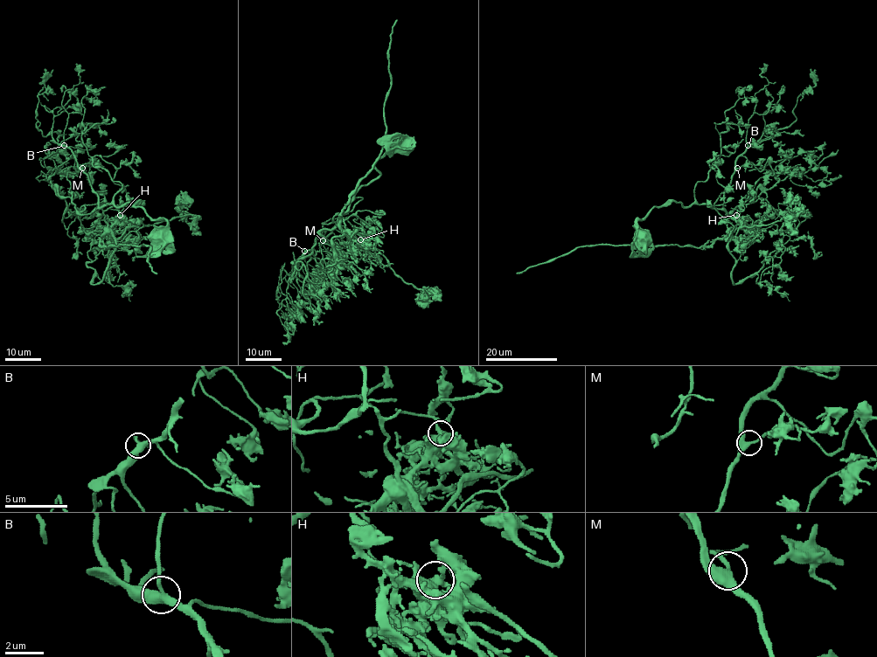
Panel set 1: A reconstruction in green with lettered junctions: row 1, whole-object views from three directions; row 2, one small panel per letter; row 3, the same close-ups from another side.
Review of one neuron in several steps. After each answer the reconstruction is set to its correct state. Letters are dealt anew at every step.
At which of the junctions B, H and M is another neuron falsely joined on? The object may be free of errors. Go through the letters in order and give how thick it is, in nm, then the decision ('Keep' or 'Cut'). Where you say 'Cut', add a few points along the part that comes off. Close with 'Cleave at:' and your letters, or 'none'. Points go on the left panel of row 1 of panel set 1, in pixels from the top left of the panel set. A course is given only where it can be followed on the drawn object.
B: Thickness 360 nm. Keep
H: Thickness 360 nm. Cut. Course of the part to remove: (120, 215), (119, 220), (100, 240), (107, 247), (149, 246), (148, 262), (156, 273)
M: Thickness 360 nm. Keep
Cleave at: H

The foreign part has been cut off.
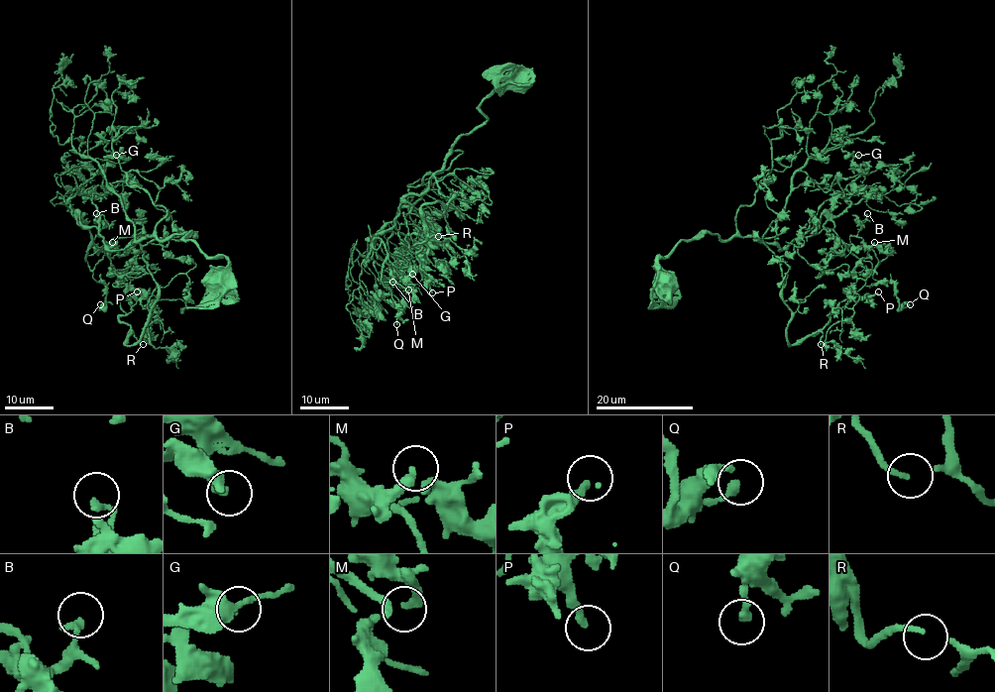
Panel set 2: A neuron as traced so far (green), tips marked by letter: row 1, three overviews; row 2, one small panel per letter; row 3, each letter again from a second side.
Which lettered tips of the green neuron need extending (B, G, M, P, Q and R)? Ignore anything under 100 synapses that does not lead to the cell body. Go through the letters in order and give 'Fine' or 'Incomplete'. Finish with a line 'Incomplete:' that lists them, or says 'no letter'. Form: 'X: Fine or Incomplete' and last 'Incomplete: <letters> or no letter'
B: Incomplete
G: Fine
M: Fine
P: Fine
Q: Fine
R: Fine
Incomplete: B

